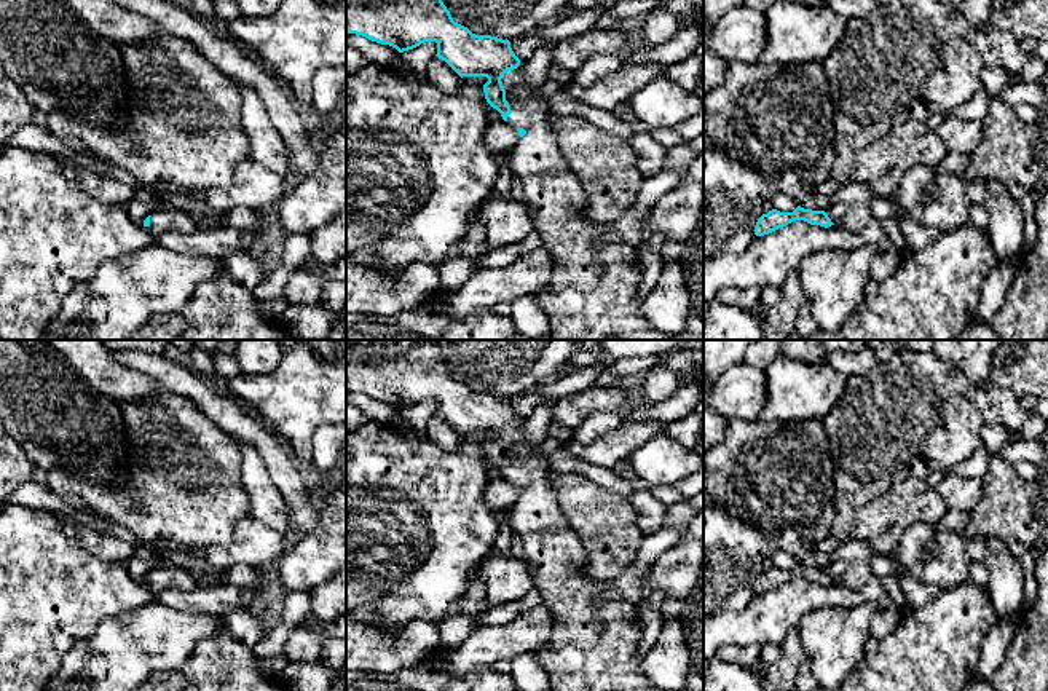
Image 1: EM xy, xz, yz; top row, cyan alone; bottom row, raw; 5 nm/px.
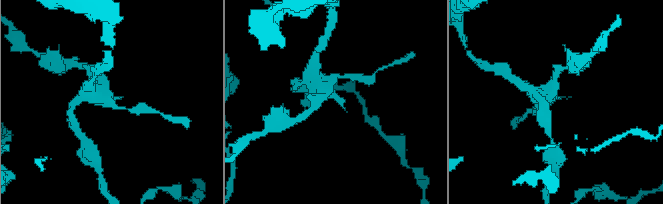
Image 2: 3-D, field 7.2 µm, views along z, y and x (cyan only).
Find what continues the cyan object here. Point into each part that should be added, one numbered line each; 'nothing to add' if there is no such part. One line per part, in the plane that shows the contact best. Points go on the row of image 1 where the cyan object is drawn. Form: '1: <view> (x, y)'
1: xz (595, 276)

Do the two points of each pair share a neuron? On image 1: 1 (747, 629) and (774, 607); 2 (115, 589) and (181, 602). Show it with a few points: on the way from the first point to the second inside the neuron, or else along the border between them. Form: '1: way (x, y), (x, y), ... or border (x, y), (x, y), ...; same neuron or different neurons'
1: way (753, 626), (768, 613); same neuron
2: border (144, 584), (155, 599); different neurons

